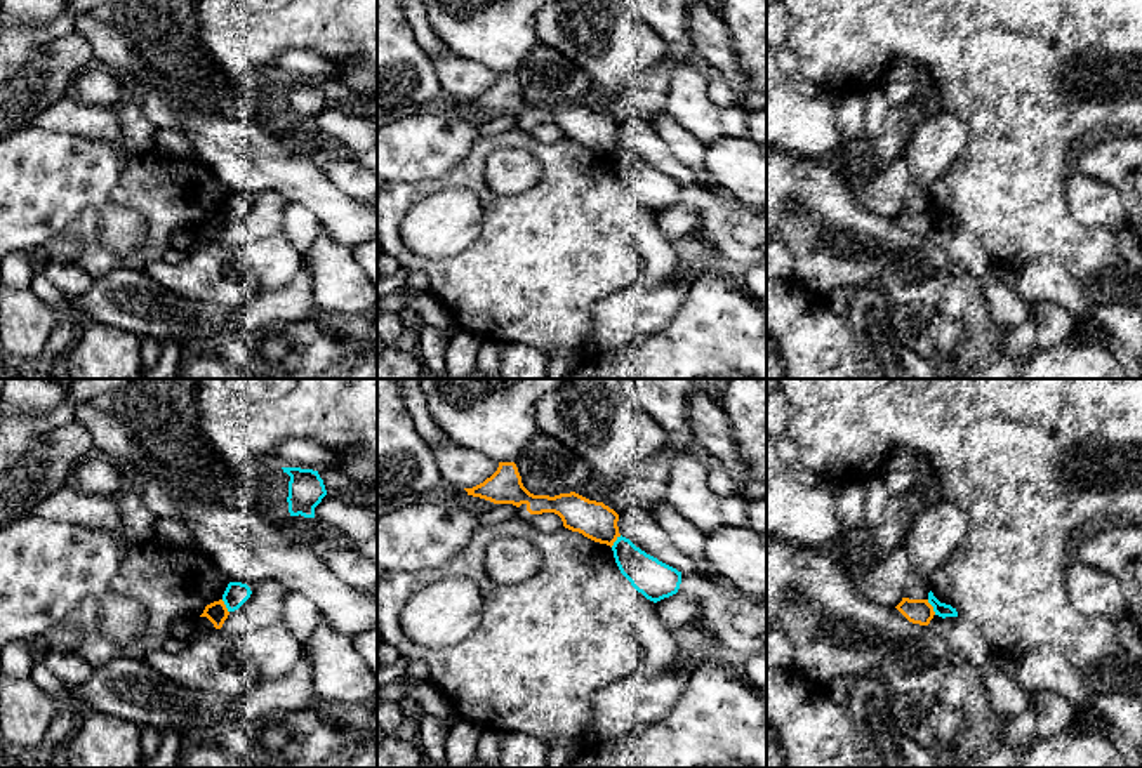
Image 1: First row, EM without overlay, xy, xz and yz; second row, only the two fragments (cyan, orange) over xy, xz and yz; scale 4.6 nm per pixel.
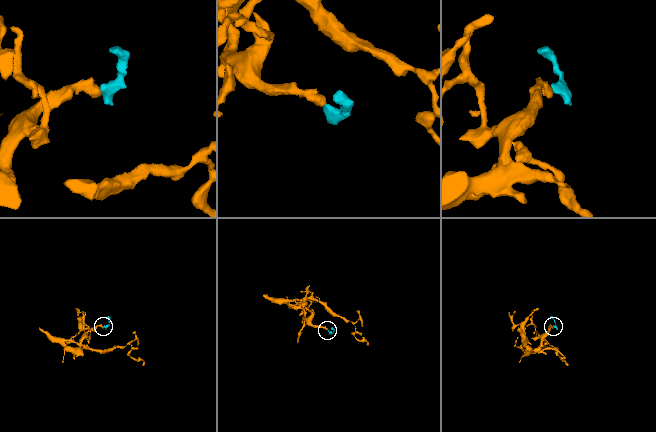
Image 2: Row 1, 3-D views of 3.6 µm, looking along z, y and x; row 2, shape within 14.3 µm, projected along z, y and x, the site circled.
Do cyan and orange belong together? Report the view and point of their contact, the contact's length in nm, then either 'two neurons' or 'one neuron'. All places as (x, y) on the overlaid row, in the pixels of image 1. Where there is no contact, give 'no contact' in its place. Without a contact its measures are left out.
yz (932, 605) | 80 nm | two neurons

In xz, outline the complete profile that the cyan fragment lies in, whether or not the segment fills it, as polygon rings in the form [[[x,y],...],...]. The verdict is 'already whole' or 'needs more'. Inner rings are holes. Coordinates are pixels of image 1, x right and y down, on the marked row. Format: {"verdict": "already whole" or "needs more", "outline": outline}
{"verdict": "already whole", "outline": [[[617,537],[612,546],[615,563],[631,586],[657,603],[678,593],[681,572],[636,547],[629,539]]]}

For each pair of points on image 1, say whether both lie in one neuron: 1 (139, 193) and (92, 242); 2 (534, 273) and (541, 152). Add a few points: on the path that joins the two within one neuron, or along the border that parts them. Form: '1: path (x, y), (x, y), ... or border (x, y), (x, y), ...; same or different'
1: path (155, 221), (155, 242), (138, 259), (119, 261); same
2: path (551, 244), (551, 181); same

